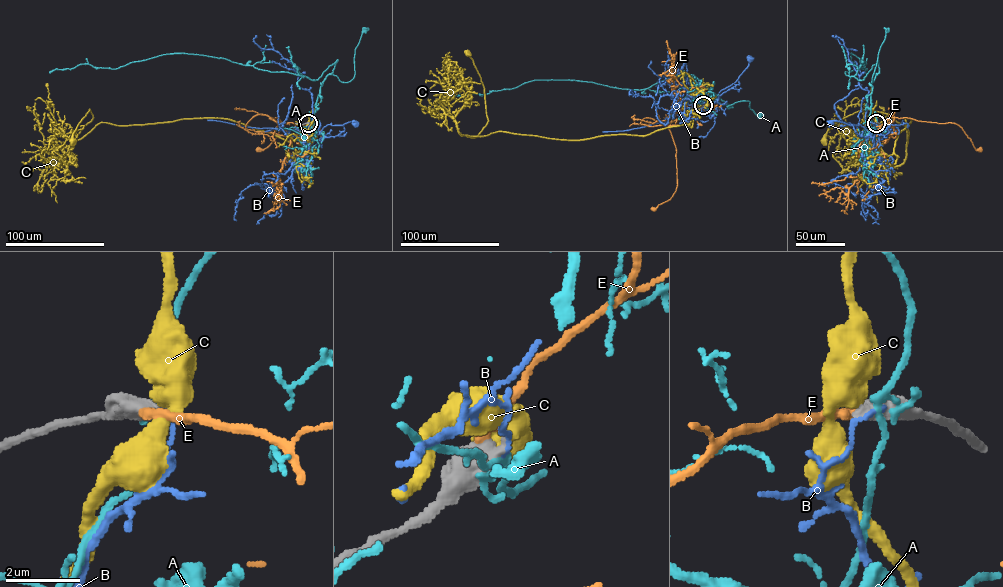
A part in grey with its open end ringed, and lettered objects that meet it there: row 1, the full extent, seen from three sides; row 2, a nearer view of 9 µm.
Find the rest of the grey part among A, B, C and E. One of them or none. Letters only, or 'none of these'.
E

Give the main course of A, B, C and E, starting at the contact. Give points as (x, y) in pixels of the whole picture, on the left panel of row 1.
A: (308, 122), (305, 130), (310, 129), (327, 76), (333, 74), (342, 82), (353, 78), (355, 50), (365, 30)
B: (309, 122), (307, 147), (328, 124), (343, 125), (353, 120), (354, 124)
C: (309, 122), (299, 155), (272, 134), (221, 118), (101, 122), (72, 144), (93, 118), (89, 109), (72, 141)
E: (308, 122), (313, 132), (290, 137), (246, 129), (255, 116), (267, 115), (282, 123), (273, 141), (259, 149)

